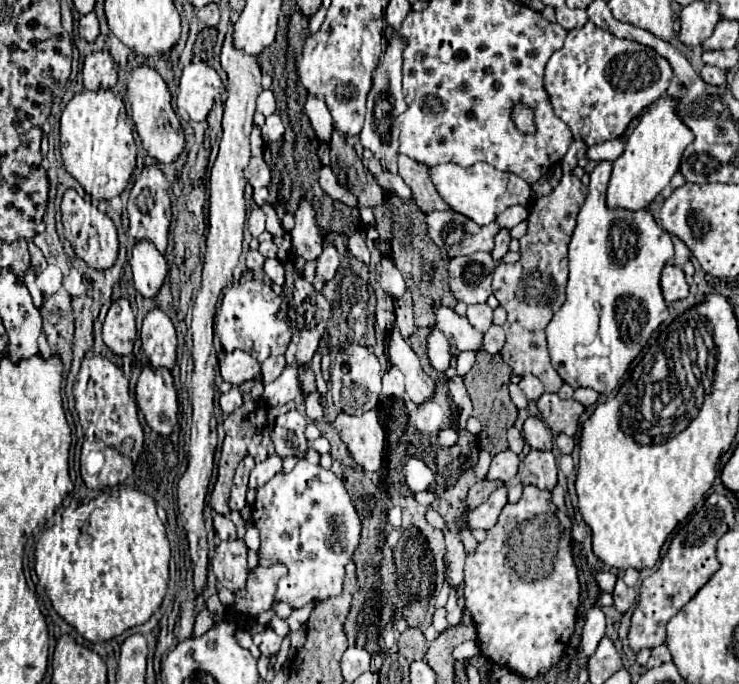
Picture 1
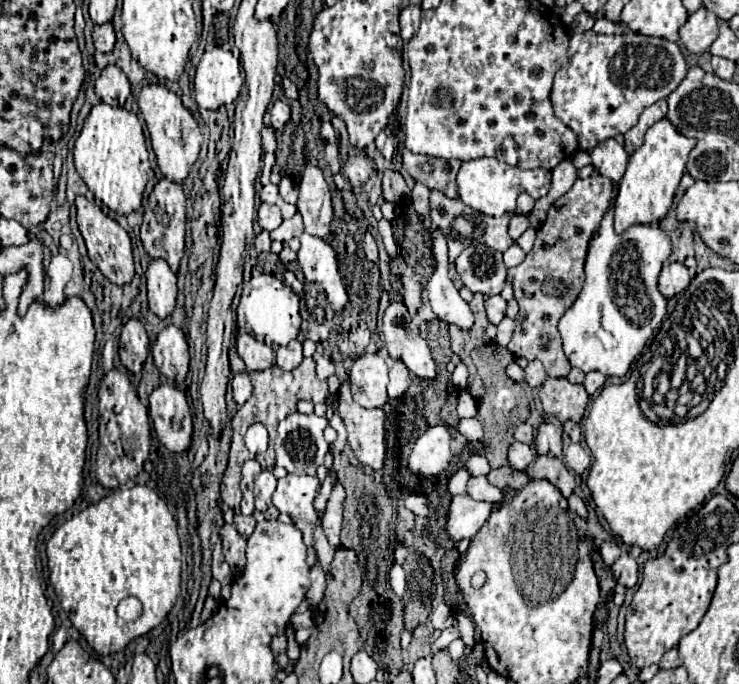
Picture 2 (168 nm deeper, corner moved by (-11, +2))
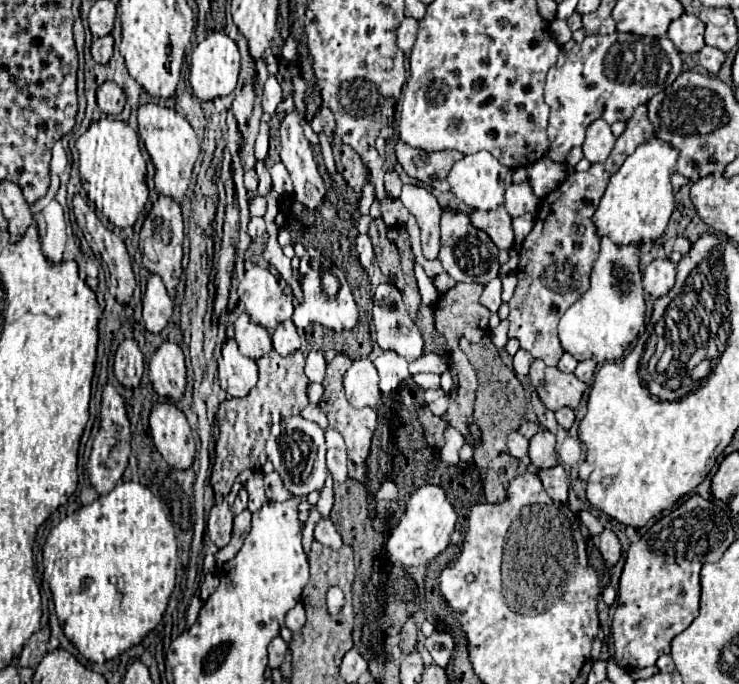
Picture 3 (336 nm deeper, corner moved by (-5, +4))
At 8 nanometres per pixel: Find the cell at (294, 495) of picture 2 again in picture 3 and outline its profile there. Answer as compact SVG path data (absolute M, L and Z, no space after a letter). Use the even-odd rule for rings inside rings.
M276 471L264 475L264 483L266 483L266 499L268 501L288 501L288 499L292 499L292 493L282 485L282 479L278 477Z

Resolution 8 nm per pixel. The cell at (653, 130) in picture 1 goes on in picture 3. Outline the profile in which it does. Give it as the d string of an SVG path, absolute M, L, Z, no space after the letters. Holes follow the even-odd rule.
M652 137L638 145L638 149L624 161L624 165L610 177L608 189L594 215L594 223L600 237L610 237L616 245L646 243L660 237L674 211L674 195L670 175L678 159L674 145Z

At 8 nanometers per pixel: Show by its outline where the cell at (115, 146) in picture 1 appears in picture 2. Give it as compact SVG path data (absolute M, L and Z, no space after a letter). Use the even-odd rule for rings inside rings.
M106 103L92 107L74 145L74 165L98 203L124 217L138 211L150 173L146 139L138 117L124 107L110 107Z

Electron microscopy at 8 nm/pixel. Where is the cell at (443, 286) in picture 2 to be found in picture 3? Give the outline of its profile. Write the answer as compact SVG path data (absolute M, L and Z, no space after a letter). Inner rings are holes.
M404 185L400 195L402 205L416 217L422 231L422 253L426 259L438 259L438 217L442 215L442 207L436 197L432 197L426 189Z

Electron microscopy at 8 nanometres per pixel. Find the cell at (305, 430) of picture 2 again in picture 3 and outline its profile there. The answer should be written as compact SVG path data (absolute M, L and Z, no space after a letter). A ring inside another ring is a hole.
M292 415L288 419L282 419L280 423L274 423L270 429L270 437L266 441L266 453L268 461L272 461L274 471L282 477L284 485L292 495L308 495L316 489L324 487L326 479L326 443L324 443L324 431L318 427L318 423L308 421L300 415Z

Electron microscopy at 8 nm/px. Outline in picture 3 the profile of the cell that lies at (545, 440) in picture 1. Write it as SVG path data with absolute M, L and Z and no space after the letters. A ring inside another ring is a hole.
M540 429L532 439L530 439L530 461L532 467L536 469L546 469L546 467L554 467L558 463L556 459L556 451L554 451L554 433Z

